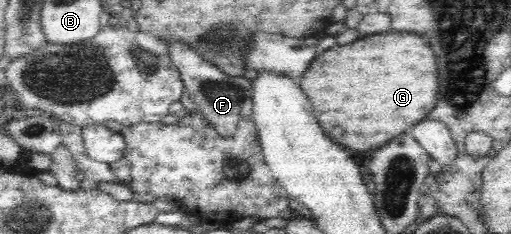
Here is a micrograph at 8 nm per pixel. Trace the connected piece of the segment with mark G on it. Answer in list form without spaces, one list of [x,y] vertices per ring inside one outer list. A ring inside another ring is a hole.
[[[389,32],[325,50],[301,83],[326,134],[356,152],[374,150],[409,132],[431,114],[441,96],[438,60],[430,44],[418,34]]]

